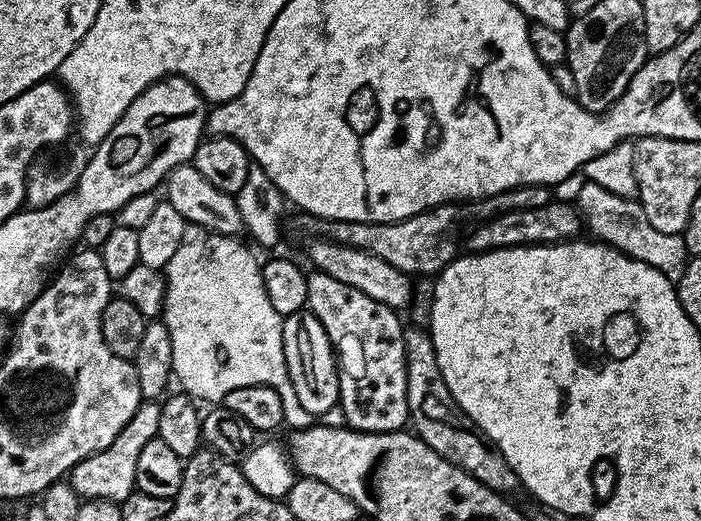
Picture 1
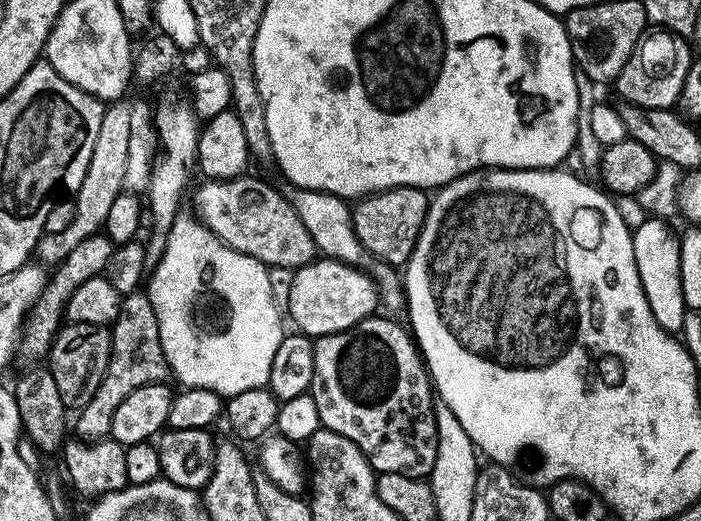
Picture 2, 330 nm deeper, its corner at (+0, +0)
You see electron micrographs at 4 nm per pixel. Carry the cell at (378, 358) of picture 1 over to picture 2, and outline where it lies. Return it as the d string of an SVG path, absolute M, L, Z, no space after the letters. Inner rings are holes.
M373 314L338 334L326 334L314 343L314 378L310 394L318 406L321 425L350 438L362 450L377 473L402 474L419 480L428 478L438 452L435 429L434 385L424 357L403 323L395 324L387 315Z

